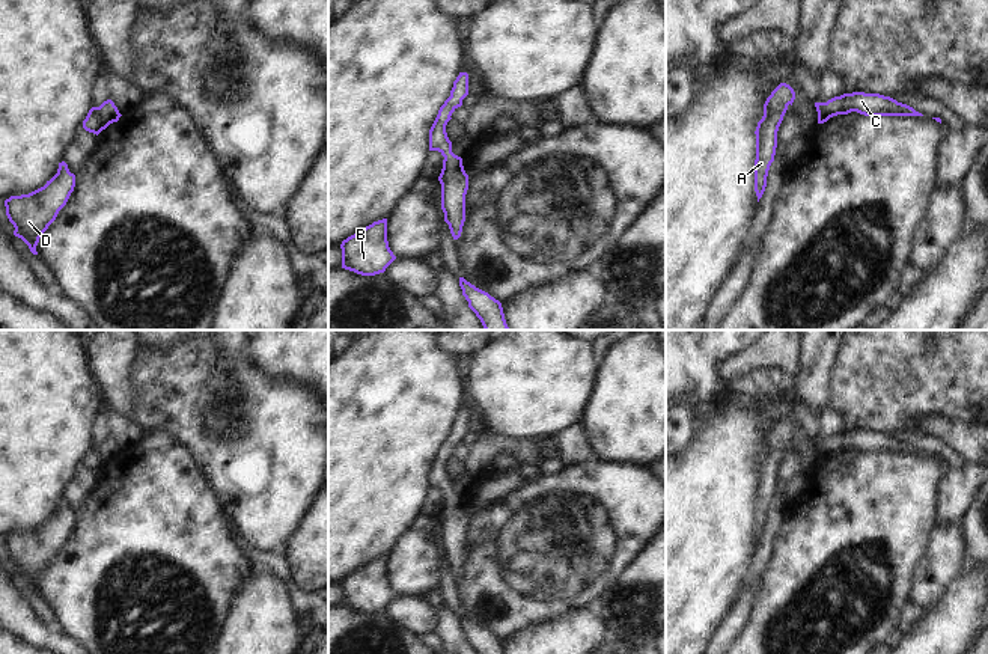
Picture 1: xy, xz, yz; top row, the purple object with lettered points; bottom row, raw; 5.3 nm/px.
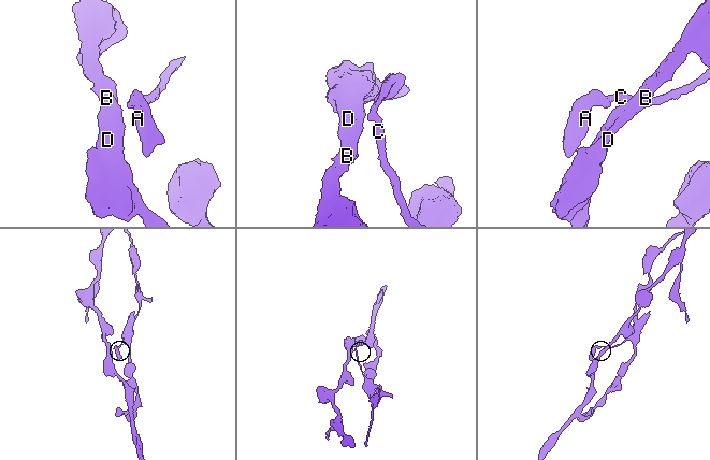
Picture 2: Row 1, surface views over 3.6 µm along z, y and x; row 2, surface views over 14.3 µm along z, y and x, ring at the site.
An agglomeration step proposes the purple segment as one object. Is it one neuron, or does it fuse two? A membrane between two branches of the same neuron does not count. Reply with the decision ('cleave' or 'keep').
keep

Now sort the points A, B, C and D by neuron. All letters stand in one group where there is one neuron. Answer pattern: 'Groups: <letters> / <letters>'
Groups: A B C D.

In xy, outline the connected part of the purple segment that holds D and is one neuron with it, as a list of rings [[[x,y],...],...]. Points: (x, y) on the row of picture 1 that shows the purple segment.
[[[65,161],[47,184],[29,194],[11,196],[5,200],[6,215],[14,225],[14,235],[21,238],[33,255],[41,235],[56,220],[75,187],[75,175]]]

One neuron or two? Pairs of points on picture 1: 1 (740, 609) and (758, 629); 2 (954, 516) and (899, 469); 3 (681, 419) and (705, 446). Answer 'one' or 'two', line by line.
1: two
2: two
3: two

